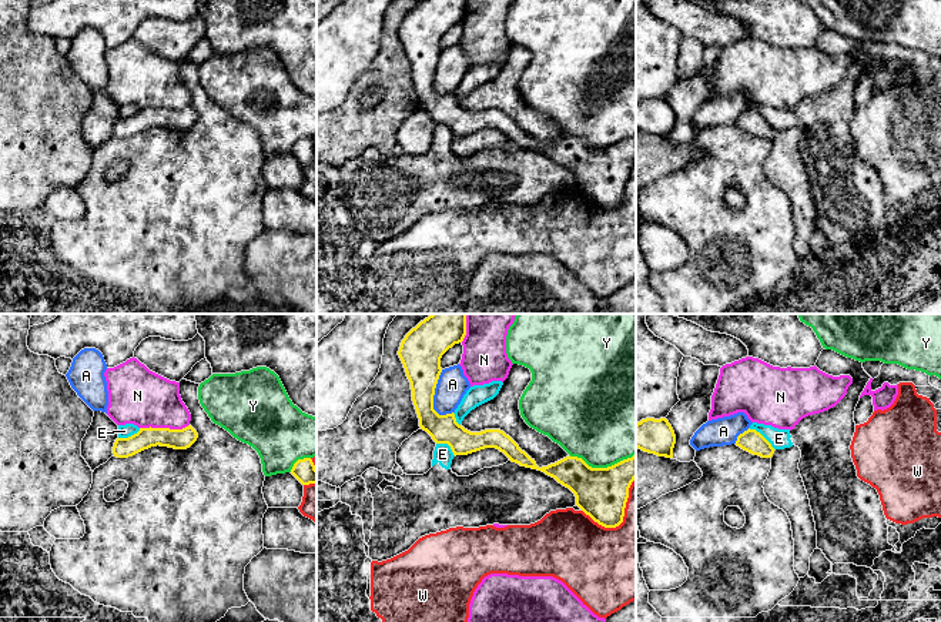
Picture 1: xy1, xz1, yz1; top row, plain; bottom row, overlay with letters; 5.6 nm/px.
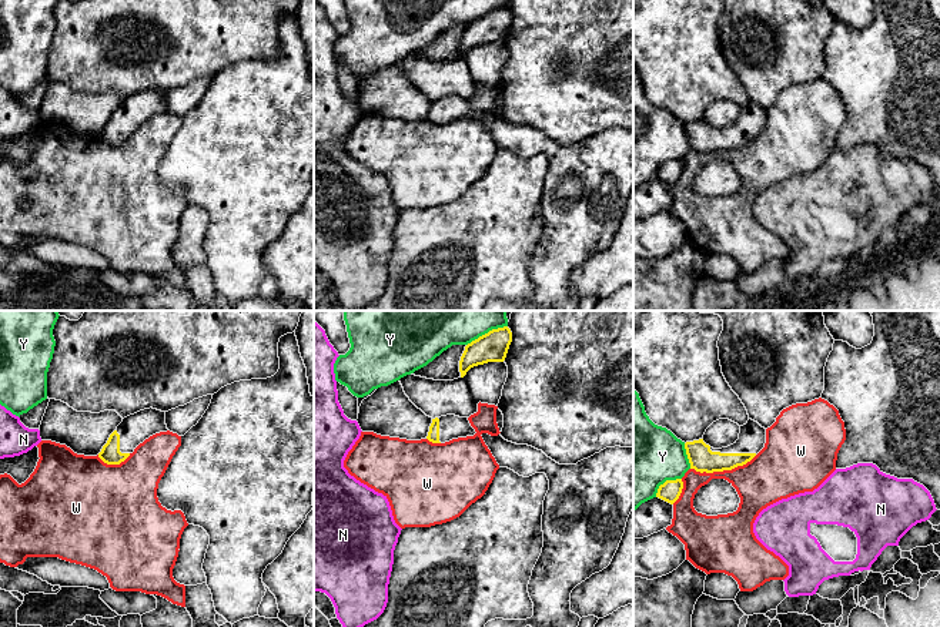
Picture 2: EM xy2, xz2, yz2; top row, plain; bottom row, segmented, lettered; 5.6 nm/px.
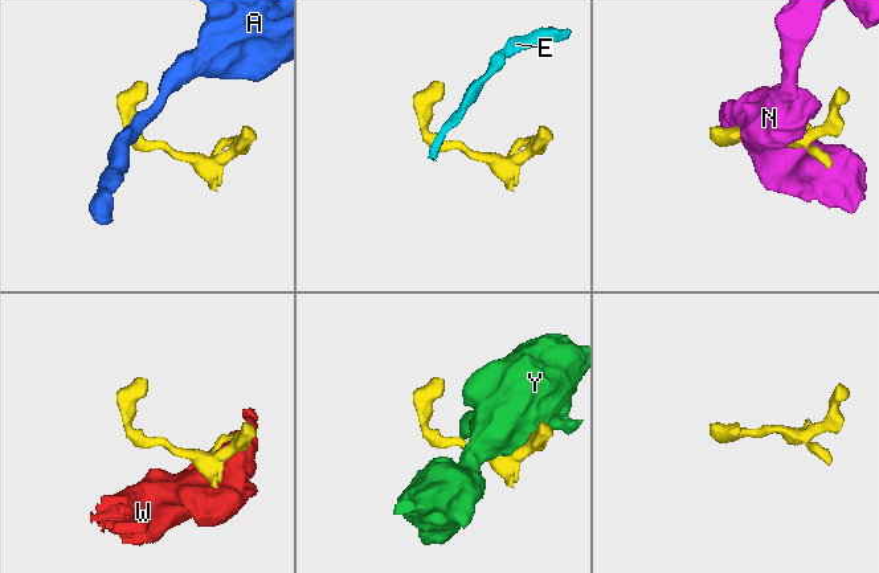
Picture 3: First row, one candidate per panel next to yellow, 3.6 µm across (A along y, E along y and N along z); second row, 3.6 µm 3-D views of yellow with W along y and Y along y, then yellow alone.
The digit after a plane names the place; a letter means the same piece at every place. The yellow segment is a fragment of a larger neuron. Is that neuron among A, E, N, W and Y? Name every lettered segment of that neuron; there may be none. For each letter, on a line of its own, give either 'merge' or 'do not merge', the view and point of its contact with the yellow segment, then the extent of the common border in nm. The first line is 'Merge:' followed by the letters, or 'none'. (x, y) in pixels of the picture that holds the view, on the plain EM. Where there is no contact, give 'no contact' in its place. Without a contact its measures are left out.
Merge: none
A: do not merge; contact xz1 (434, 73); length 260 nm
E: do not merge; contact yz1 (763, 117); length 200 nm
N: do not merge; contact xy1 (164, 109); length 280 nm
W: do not merge; contact yz2 (723, 150); length 380 nm
Y: do not merge; contact xz1 (602, 149); length 380 nm

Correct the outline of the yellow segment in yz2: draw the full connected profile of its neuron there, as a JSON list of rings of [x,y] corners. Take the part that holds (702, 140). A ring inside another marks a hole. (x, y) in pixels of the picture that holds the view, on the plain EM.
[[[749,100],[740,107],[739,120],[727,128],[713,130],[699,120],[686,123],[685,130],[690,150],[713,154],[746,145],[765,128],[765,124],[766,110]]]

